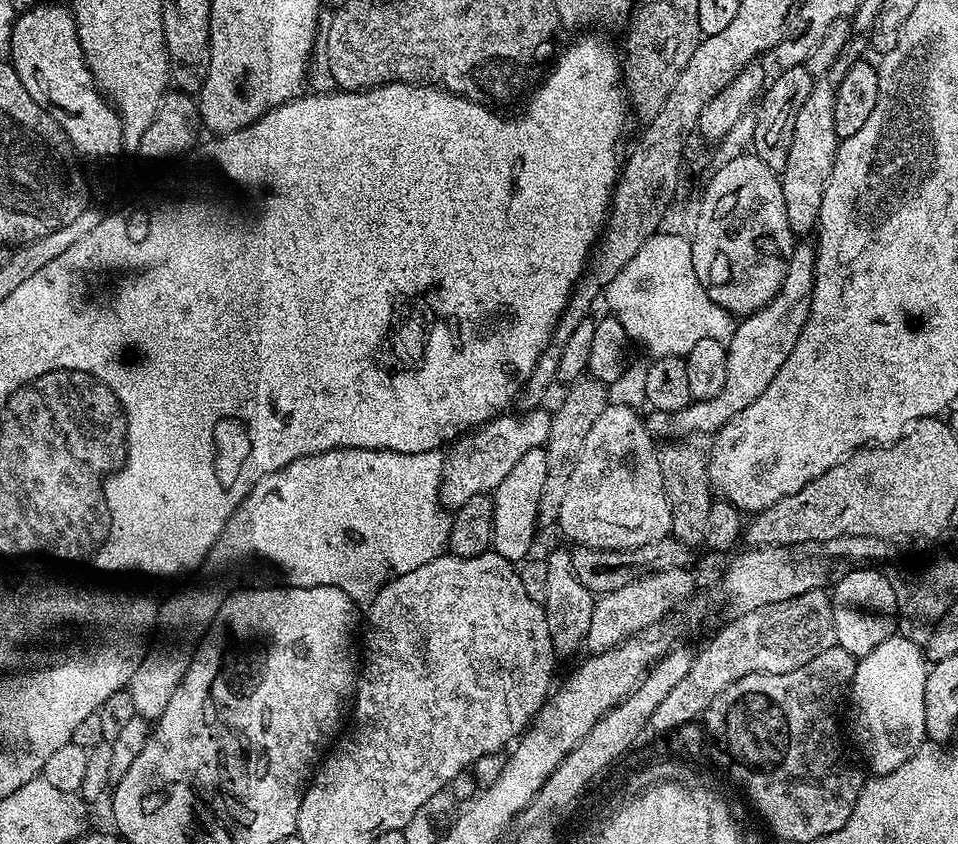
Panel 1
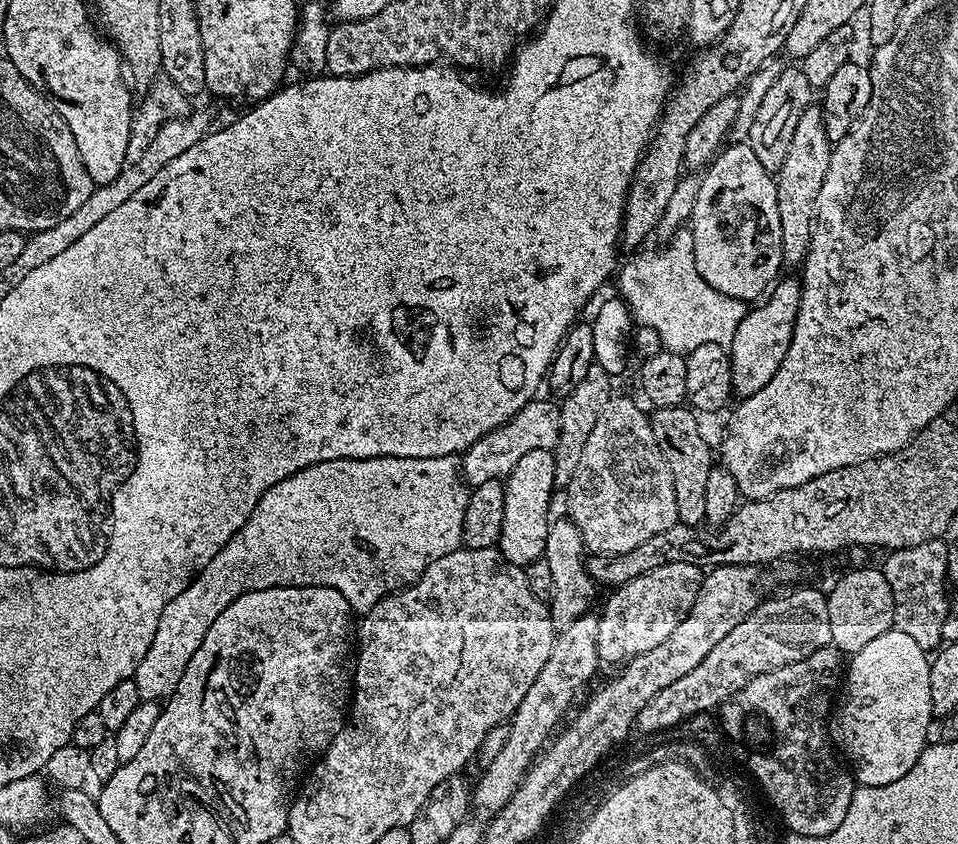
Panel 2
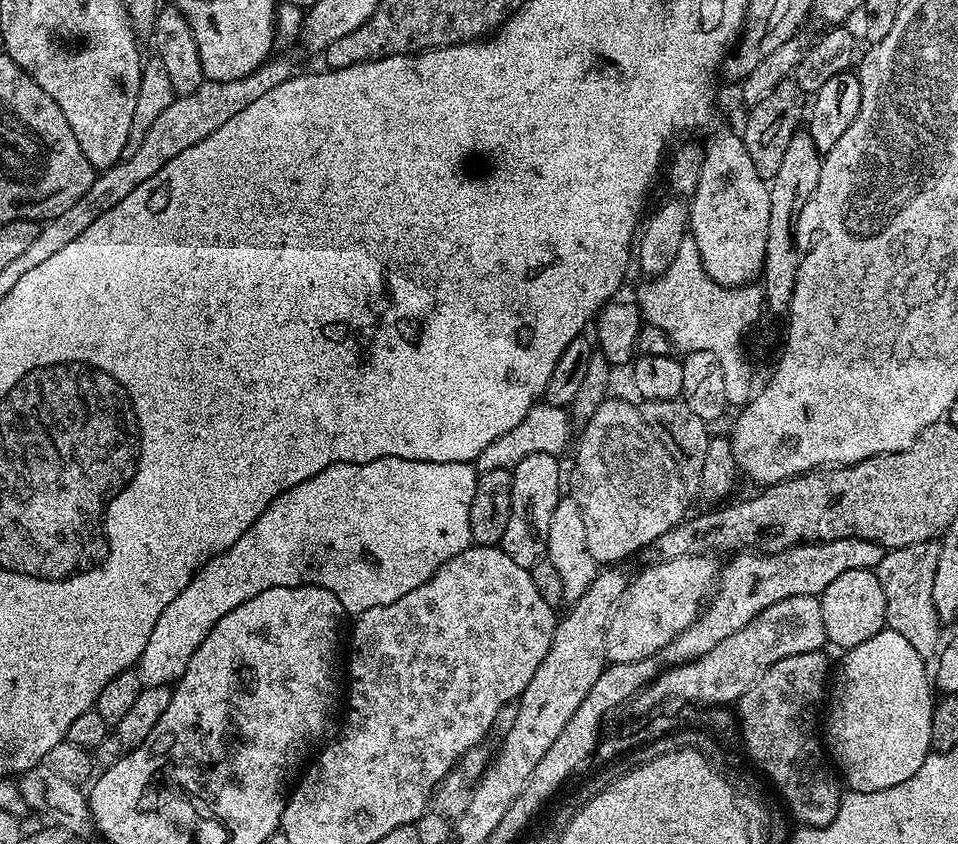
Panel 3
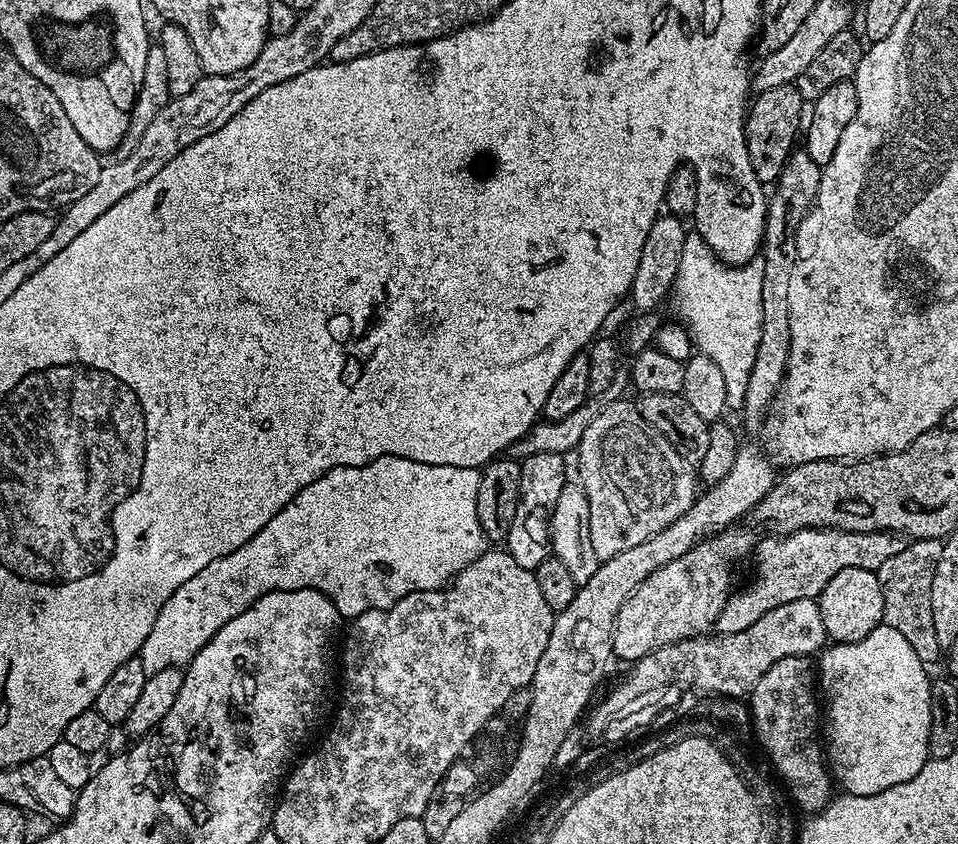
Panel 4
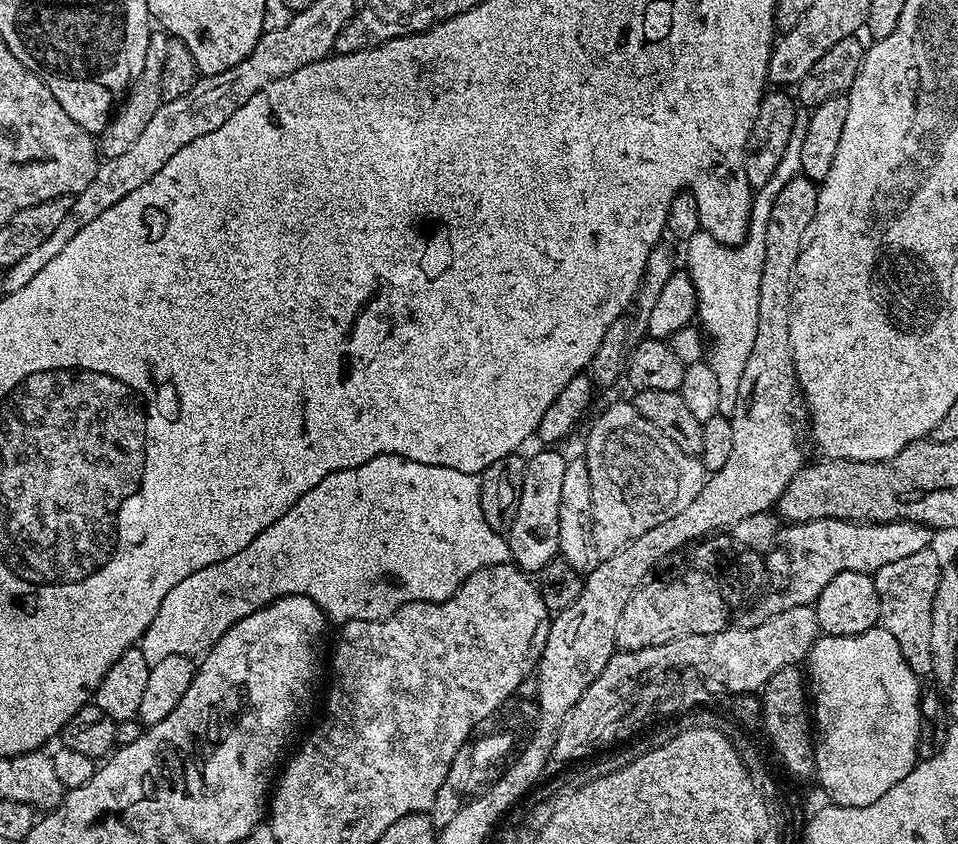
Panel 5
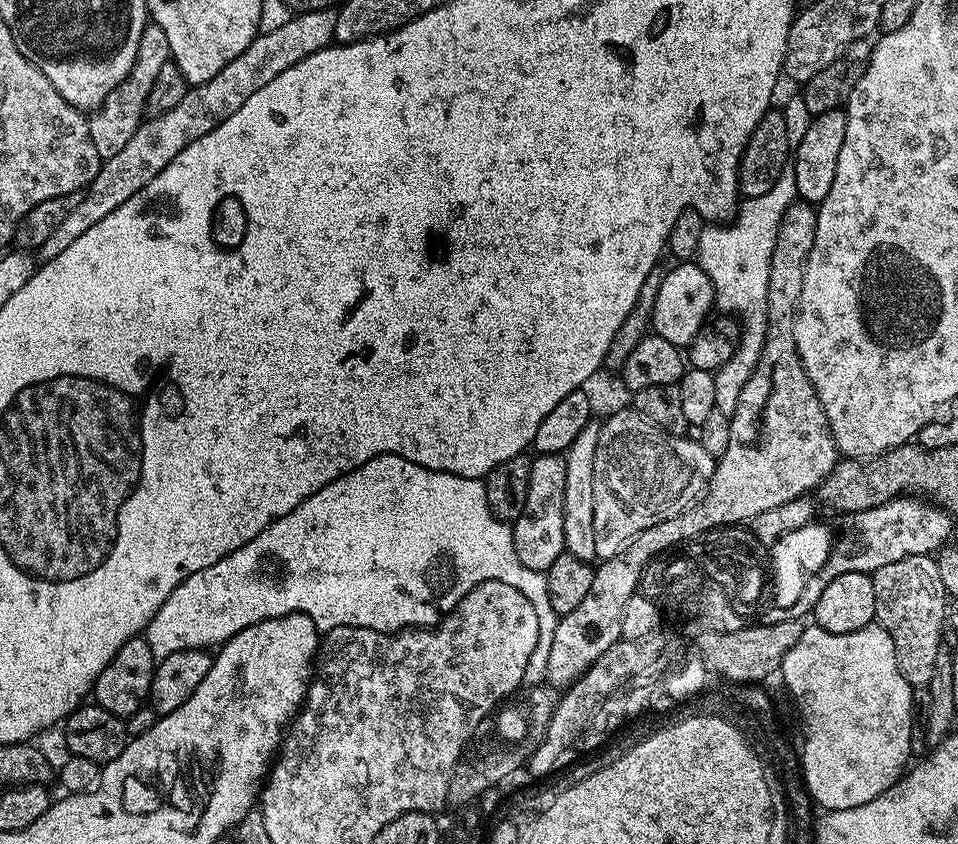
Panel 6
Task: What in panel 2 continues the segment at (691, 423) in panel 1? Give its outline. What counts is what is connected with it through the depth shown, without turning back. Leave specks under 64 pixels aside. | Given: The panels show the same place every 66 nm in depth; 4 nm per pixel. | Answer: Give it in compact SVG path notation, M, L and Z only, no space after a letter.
M794 275L777 279L770 291L755 306L749 307L748 313L738 322L734 338L730 342L732 361L732 390L737 397L758 394L782 366L786 350L790 350L790 338L794 338L794 324L798 318L800 305L800 282Z

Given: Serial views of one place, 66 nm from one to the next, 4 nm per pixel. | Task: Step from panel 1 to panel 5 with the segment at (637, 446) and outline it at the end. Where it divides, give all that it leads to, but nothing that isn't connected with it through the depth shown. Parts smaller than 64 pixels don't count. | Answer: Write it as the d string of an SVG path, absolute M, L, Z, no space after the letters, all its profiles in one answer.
M630 402L609 404L592 424L582 458L590 470L592 537L601 558L622 550L634 538L654 530L666 518L686 510L704 488L704 464L678 450L654 422L642 418Z

